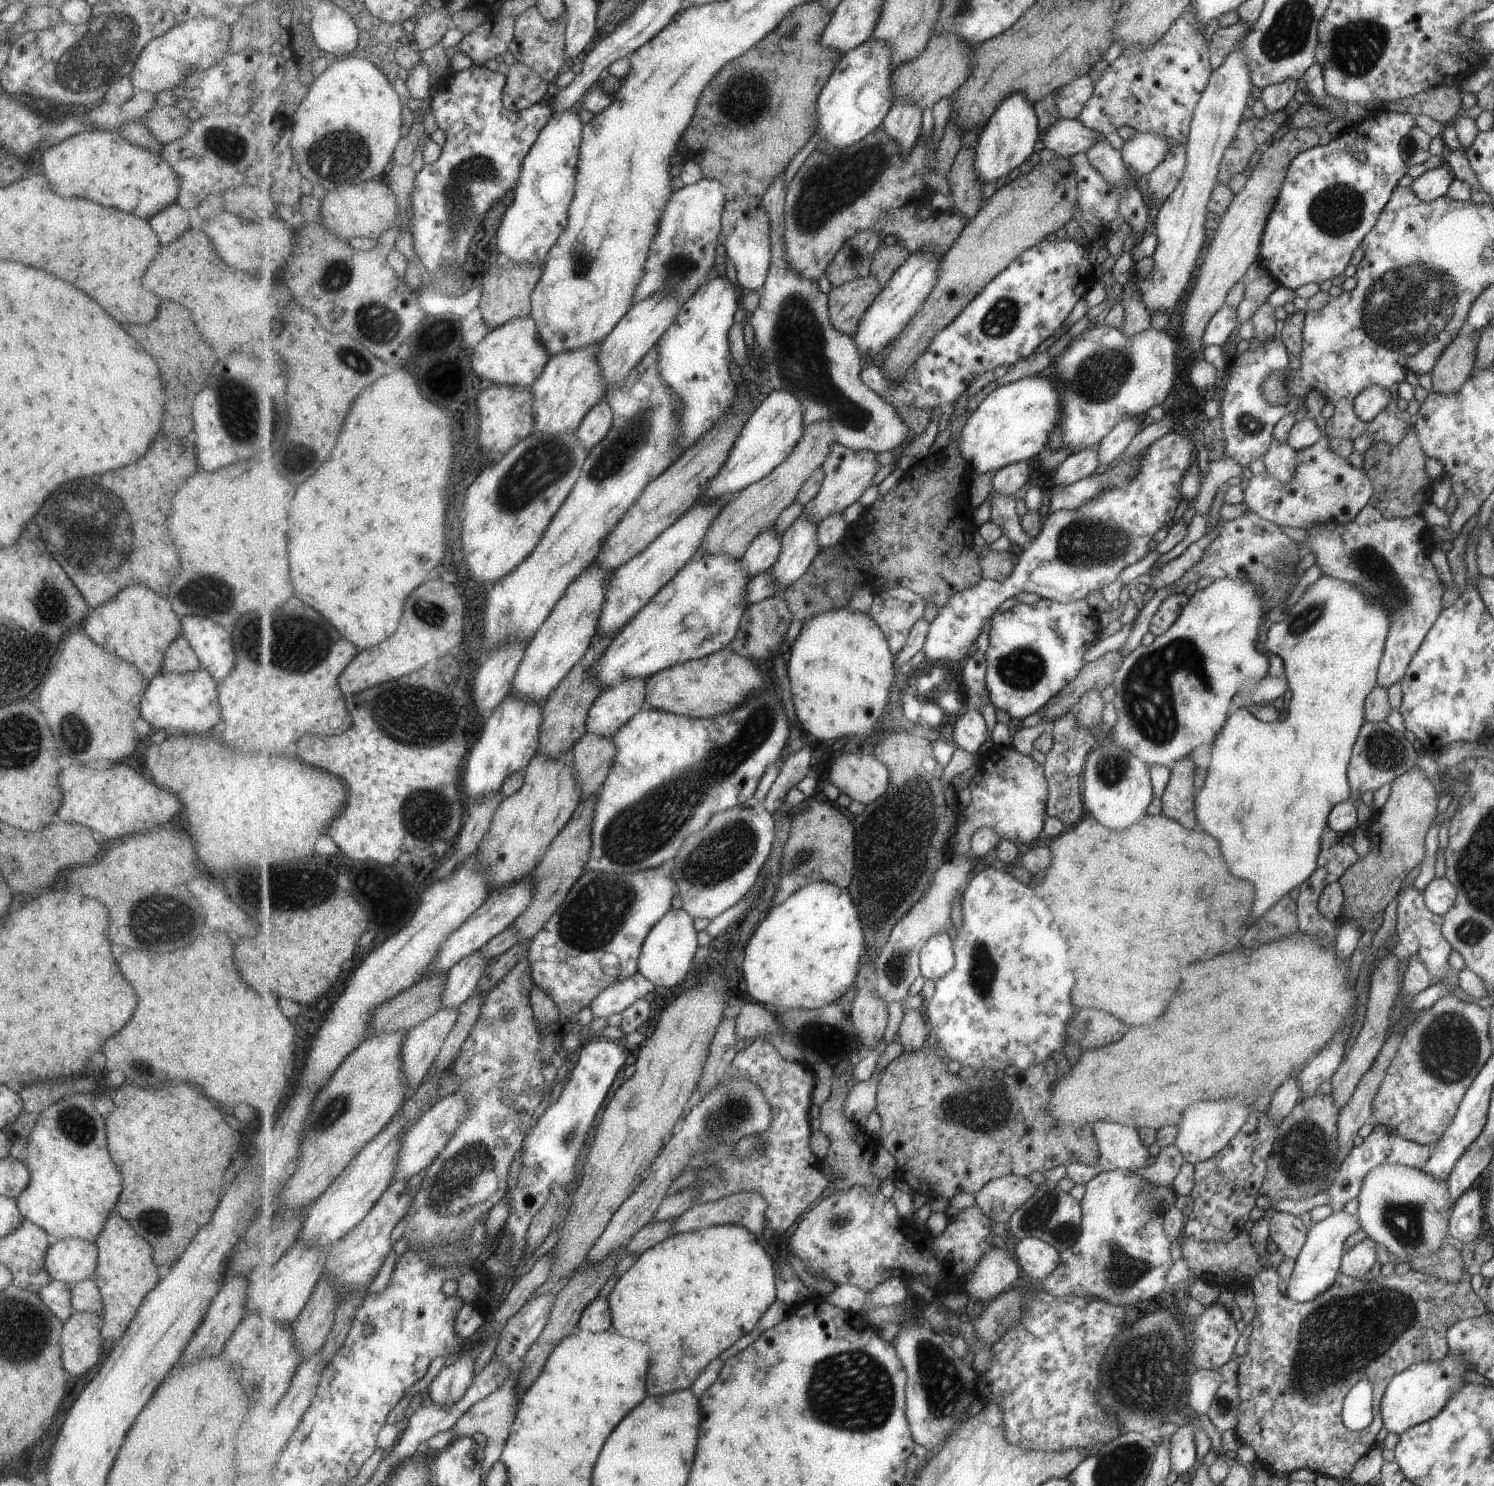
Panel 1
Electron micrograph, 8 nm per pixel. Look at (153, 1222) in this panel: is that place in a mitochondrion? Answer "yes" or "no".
yes

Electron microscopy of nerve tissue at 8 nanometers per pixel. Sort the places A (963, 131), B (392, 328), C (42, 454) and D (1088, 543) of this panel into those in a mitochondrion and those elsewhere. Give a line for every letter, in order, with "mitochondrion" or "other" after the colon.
A: other
B: mitochondrion
C: other
D: mitochondrion

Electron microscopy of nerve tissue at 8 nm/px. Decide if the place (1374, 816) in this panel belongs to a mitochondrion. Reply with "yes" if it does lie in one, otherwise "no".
no

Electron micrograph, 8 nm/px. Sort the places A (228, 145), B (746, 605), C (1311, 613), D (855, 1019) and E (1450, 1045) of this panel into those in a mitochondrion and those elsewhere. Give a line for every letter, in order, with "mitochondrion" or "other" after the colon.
A: mitochondrion
B: other
C: mitochondrion
D: other
E: mitochondrion

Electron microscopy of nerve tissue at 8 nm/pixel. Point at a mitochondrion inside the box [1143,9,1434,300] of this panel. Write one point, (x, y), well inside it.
(1356, 48)

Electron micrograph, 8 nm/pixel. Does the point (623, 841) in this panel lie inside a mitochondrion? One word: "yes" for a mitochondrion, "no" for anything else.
yes

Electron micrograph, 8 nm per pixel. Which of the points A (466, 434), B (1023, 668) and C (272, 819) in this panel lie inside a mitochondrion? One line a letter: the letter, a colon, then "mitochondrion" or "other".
A: other
B: mitochondrion
C: other

